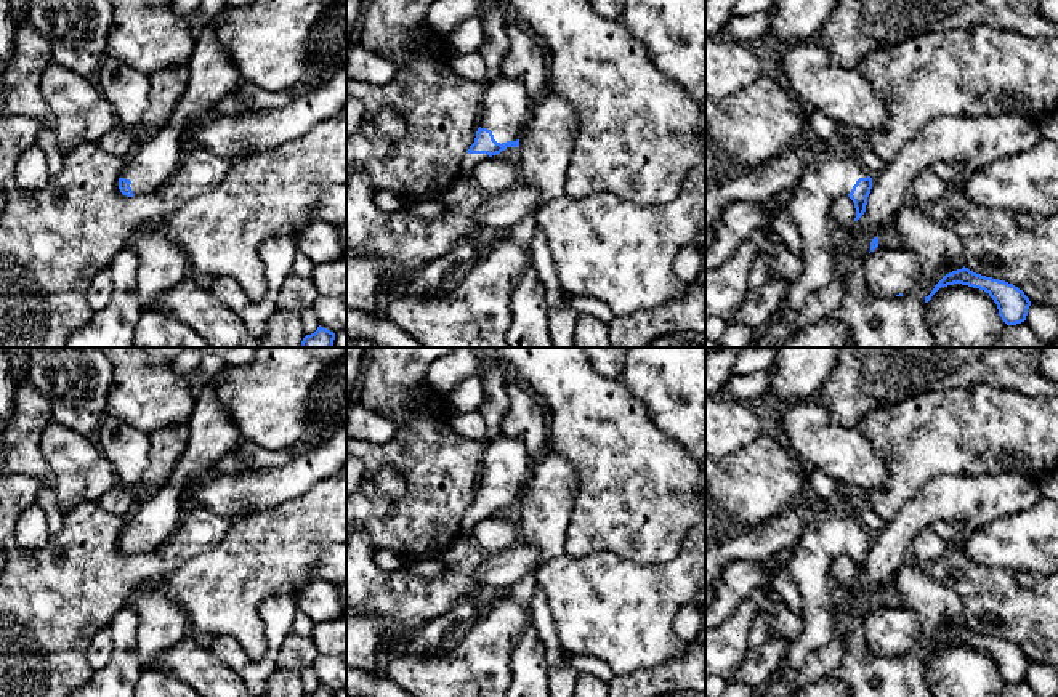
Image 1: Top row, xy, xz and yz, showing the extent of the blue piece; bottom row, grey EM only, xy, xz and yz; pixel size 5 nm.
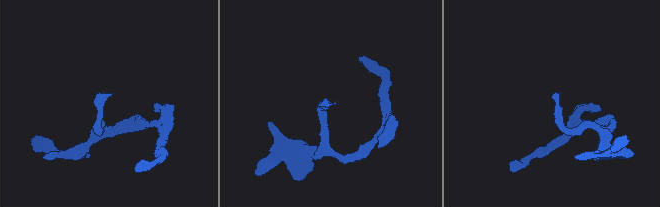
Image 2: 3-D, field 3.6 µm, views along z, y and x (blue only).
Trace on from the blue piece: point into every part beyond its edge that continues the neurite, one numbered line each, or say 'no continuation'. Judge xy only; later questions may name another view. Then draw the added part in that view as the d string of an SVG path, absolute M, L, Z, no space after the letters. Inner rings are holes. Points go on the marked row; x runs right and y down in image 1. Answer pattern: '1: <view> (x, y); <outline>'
1: xy (212, 74); M202 19L189 59L186 90L168 122L136 146L120 178L130 179L135 195L157 191L175 173L186 151L186 133L200 117L229 96L242 79L228 50L215 38L215 22Z

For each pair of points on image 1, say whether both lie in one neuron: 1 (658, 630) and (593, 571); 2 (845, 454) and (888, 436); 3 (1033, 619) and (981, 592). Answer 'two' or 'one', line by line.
1: one
2: two
3: one

